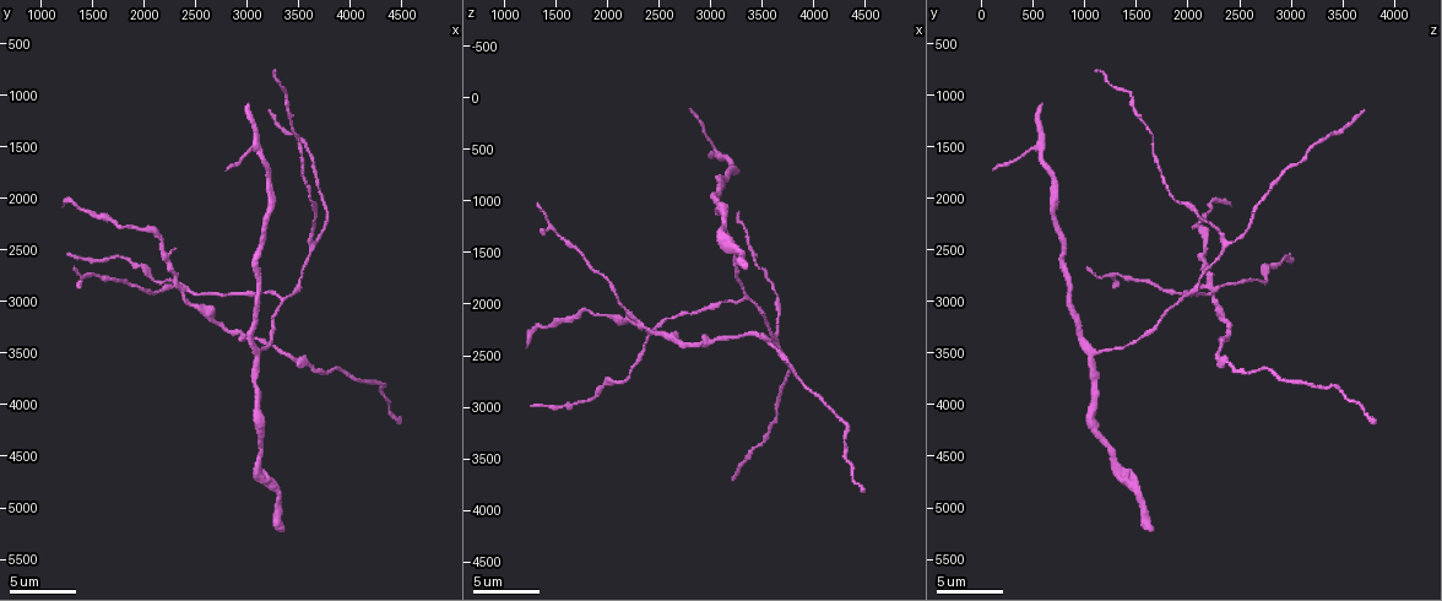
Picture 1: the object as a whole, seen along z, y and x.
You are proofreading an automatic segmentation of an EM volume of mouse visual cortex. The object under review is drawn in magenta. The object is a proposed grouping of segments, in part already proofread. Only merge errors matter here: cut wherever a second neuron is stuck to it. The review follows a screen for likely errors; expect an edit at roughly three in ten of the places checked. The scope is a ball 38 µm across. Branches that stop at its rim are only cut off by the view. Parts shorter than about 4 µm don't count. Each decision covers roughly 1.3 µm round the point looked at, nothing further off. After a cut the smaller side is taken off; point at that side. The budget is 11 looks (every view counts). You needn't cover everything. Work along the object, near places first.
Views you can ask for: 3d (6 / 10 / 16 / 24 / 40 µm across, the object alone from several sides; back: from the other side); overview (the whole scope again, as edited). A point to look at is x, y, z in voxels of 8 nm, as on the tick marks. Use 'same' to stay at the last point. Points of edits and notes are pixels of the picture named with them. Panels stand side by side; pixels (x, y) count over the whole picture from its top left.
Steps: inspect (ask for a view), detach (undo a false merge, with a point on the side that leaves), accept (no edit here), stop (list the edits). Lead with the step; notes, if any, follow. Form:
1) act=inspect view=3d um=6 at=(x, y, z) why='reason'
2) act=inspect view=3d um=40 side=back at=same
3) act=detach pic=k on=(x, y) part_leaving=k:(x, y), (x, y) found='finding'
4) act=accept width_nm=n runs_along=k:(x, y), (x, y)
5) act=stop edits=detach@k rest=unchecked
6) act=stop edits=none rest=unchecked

act=inspect view=3d um=10 at=(3220, 1800, 720)

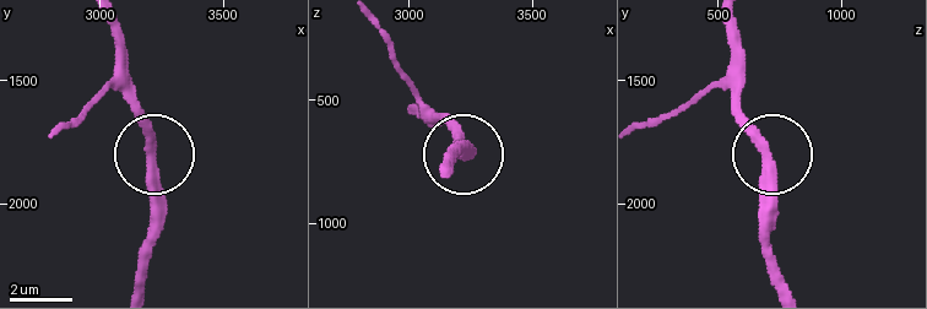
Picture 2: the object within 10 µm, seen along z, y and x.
act=accept width_nm=370 runs_along=2:(780, 286), (769, 247), (769, 151), (732, 98) found='one neuron here'

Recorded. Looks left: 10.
act=inspect view=3d um=16 at=(3100, 3560, 1060) why='side arm on a straight run'

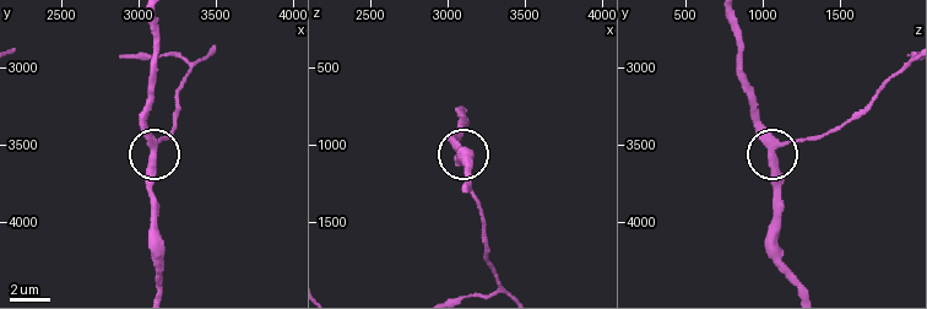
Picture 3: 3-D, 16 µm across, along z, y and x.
act=inspect view=3d um=6 at=(3080, 3560, 1060)

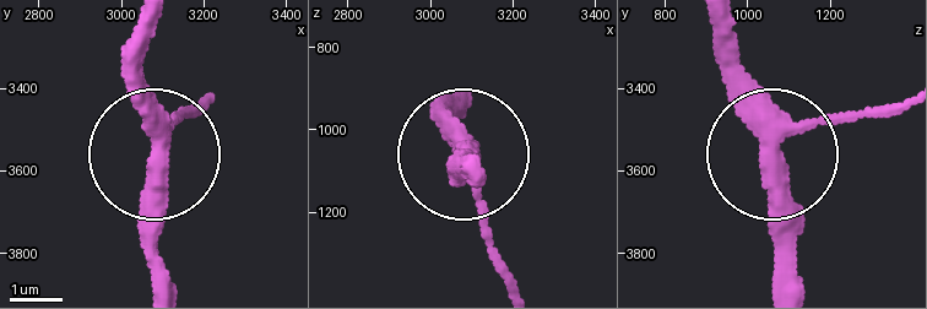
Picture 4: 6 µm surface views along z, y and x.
act=accept arms=3 runs_along=4:(904, 102), (785, 136), (773, 163), (773, 282) found='all the same neuron'

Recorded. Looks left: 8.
act=inspect view=3d um=16 at=(3340, 2980, 1920) why='side arm on a straight run'

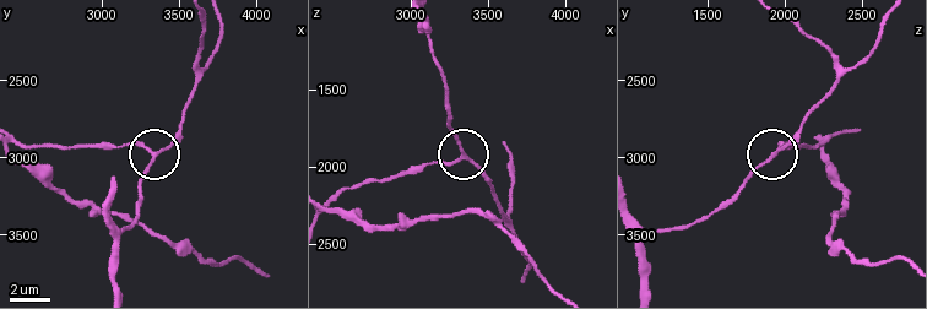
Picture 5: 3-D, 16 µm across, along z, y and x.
act=accept side_arm_um=26 found='one neuron here'

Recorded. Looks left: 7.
act=inspect view=3d um=10 at=(3620, 2460, 2400) why='arms part here'

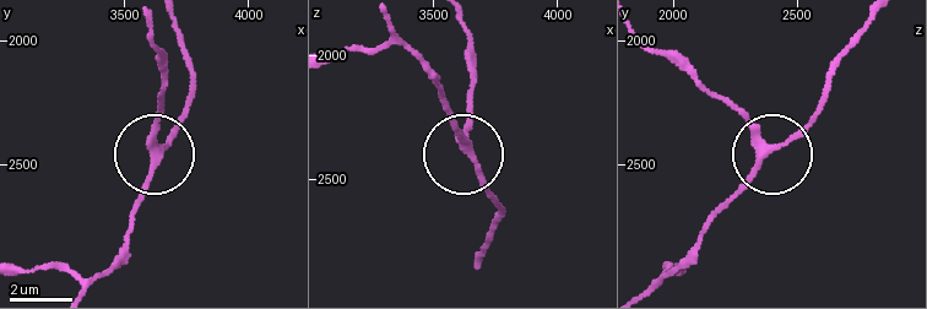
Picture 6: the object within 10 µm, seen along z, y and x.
act=accept width_nm=220 found='one neuron here'

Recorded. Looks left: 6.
act=inspect view=3d um=16 at=(2400, 2960, 2240) why='four or more arms meet'

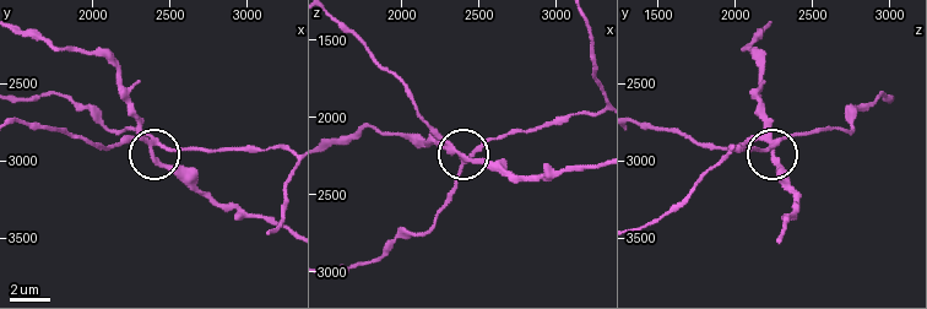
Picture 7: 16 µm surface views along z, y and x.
act=detach pic=7 on=(161, 164) side_arm_um=15 arms=4 found='two neurons meet here'

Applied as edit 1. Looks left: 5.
act=stop edits=detach@7 rest=unchecked

